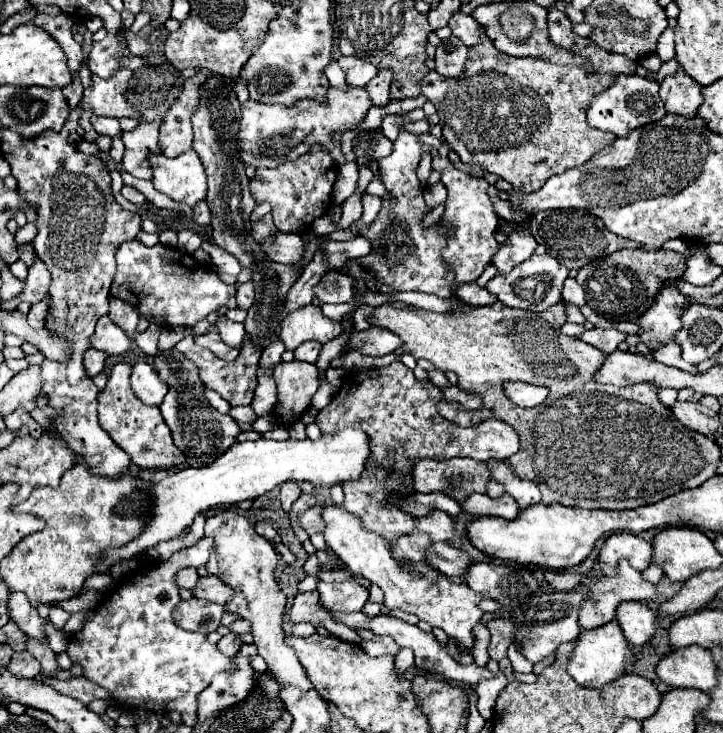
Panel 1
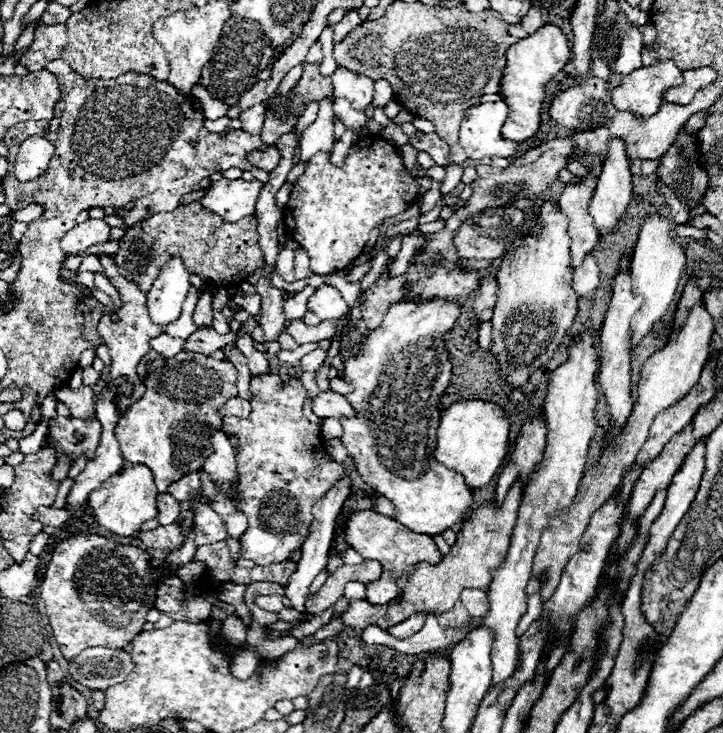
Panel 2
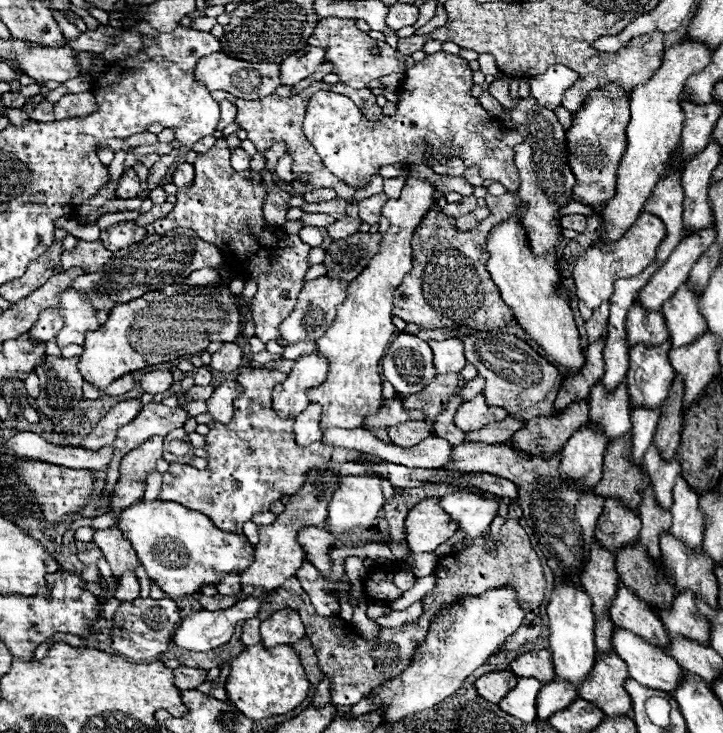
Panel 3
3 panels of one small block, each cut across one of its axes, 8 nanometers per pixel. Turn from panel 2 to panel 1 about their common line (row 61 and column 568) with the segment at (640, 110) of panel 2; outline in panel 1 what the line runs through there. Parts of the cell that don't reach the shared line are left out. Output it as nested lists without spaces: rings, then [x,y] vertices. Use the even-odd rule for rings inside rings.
[[[616,620],[594,628],[594,630],[582,630],[580,632],[580,640],[578,646],[574,648],[574,652],[570,654],[570,662],[568,662],[568,674],[586,688],[604,688],[612,682],[616,682],[620,676],[628,674],[628,660],[632,660],[634,652],[630,648],[630,644],[626,642],[626,638],[622,636],[620,624]]]

